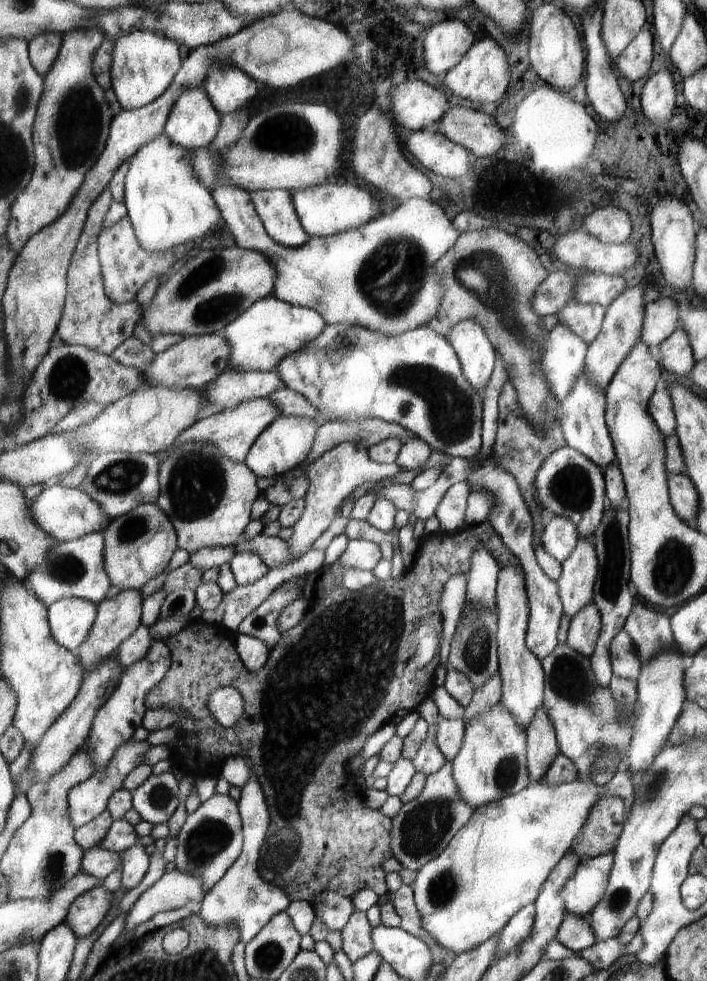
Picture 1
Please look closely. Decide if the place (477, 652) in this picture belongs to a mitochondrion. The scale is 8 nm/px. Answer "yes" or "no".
yes

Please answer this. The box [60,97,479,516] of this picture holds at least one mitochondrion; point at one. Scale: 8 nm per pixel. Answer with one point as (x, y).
(391, 280)

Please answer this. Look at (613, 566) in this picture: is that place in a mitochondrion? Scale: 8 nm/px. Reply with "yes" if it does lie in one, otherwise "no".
yes

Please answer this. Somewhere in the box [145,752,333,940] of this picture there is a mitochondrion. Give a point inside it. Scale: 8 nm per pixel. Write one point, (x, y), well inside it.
(206, 844)

